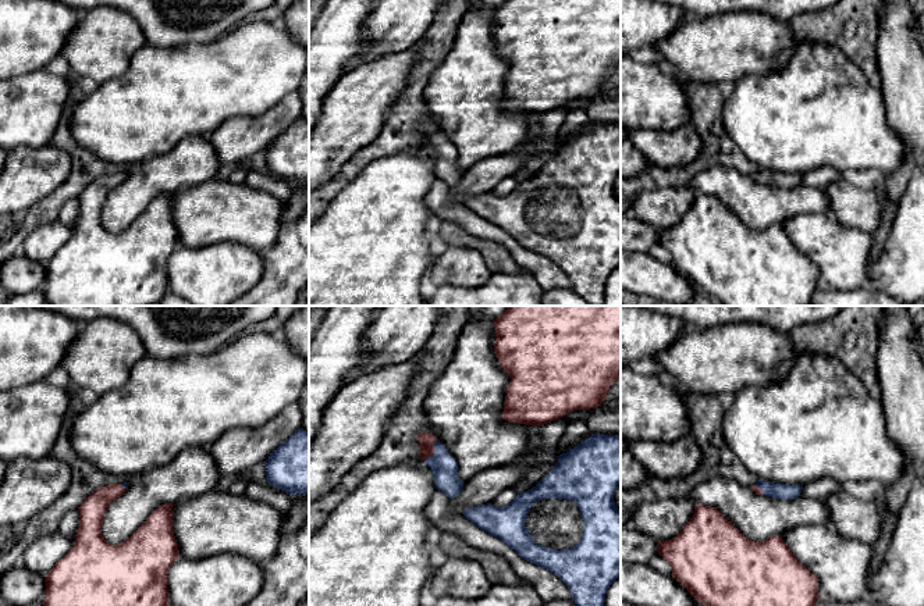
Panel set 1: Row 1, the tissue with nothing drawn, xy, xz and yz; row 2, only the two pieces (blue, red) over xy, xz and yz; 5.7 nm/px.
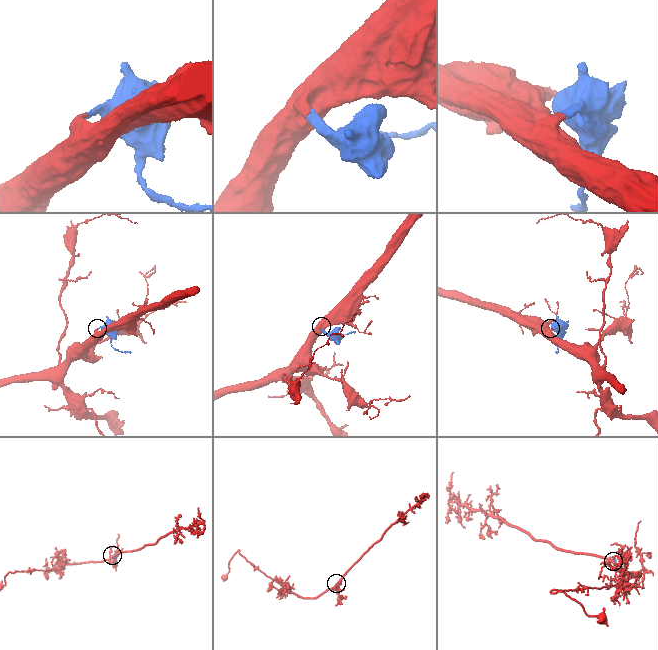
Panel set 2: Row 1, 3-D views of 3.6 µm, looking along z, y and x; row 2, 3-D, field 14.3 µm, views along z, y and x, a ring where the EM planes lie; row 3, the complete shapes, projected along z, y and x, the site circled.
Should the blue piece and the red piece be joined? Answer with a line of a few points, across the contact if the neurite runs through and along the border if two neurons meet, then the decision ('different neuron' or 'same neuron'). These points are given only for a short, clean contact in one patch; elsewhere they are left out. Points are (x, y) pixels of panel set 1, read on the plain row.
line xz (444, 156), (434, 139), (426, 129); same neuron

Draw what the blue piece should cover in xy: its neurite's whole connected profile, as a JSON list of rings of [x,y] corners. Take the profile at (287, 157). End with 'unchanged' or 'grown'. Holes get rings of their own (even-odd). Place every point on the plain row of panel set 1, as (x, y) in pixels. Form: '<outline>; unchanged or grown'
[[[298,118],[264,150],[267,171],[289,183],[309,181],[309,122]]]; unchanged

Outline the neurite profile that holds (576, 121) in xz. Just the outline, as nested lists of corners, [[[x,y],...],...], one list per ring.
[[[575,110],[569,113],[558,132],[562,138],[561,143],[569,140],[590,125],[591,120],[587,114],[587,110]]]

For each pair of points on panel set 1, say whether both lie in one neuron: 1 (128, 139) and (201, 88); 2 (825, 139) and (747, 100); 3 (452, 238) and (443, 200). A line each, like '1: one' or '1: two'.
1: one
2: one
3: two

